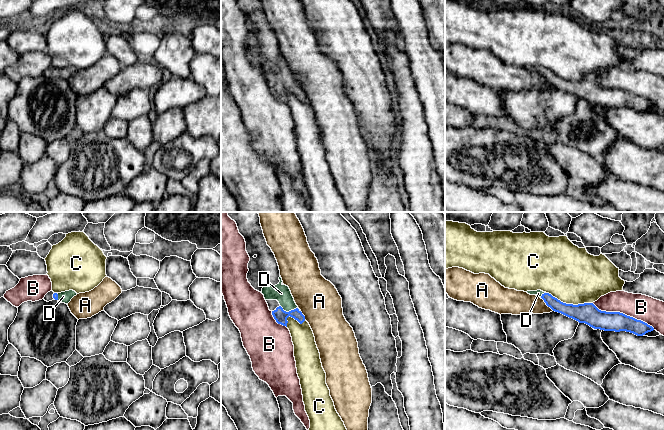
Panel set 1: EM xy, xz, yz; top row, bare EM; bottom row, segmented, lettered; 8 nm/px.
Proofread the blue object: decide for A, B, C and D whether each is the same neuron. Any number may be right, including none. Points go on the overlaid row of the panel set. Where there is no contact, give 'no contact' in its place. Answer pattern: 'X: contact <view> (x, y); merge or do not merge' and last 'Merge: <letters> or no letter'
A: contact yz (547, 305); do not merge
B: contact yz (622, 313); do not merge
C: contact yz (569, 304); do not merge
D: contact xz (290, 311); merge
Merge: D

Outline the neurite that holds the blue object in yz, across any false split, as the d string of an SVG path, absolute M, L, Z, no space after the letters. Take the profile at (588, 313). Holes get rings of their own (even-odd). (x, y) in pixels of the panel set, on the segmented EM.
M541 290L527 291L527 293L543 299L553 311L572 318L579 323L585 323L594 329L615 332L626 331L637 336L643 336L654 330L647 323L623 313L601 311L593 303L566 304Z

